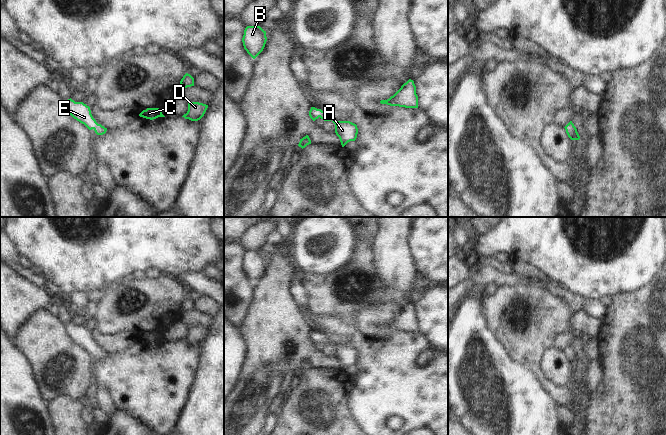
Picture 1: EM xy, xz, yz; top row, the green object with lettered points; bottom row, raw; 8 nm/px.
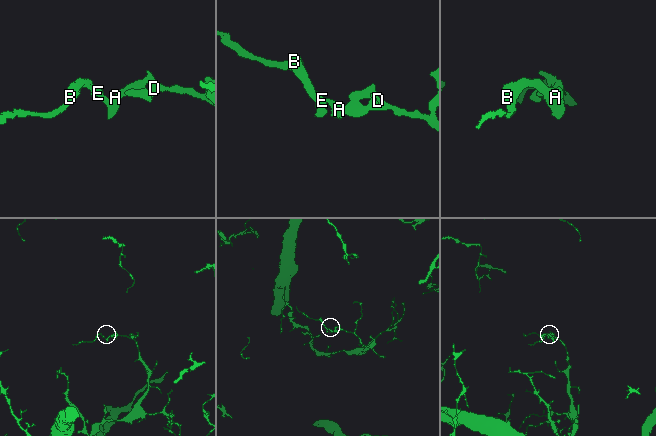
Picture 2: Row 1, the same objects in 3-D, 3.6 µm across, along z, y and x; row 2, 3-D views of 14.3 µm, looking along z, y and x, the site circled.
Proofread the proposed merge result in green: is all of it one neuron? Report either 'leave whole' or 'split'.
leave whole

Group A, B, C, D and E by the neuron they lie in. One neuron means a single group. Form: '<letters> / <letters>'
A B C D E

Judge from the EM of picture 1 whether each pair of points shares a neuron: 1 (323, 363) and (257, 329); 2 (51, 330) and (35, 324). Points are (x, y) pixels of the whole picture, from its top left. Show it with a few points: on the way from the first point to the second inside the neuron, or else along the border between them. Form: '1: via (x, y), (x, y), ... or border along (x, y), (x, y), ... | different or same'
1: via (307, 351), (292, 339), (279, 338), (273, 332) | same
2: via (47, 330), (39, 328) | same

